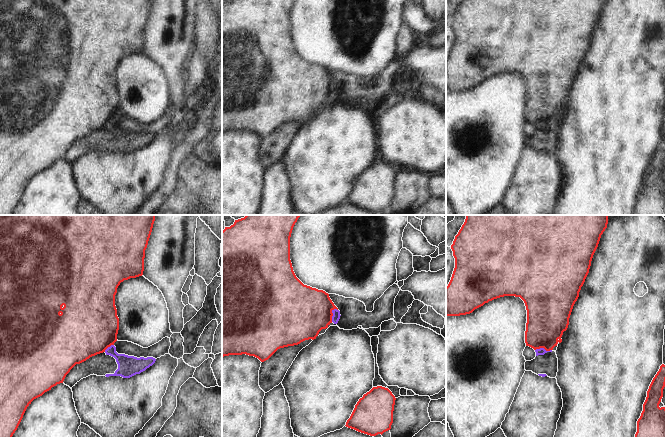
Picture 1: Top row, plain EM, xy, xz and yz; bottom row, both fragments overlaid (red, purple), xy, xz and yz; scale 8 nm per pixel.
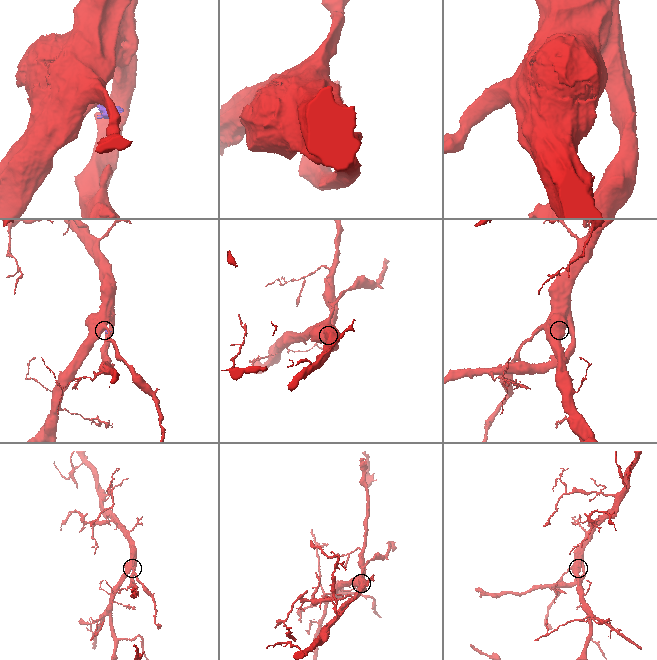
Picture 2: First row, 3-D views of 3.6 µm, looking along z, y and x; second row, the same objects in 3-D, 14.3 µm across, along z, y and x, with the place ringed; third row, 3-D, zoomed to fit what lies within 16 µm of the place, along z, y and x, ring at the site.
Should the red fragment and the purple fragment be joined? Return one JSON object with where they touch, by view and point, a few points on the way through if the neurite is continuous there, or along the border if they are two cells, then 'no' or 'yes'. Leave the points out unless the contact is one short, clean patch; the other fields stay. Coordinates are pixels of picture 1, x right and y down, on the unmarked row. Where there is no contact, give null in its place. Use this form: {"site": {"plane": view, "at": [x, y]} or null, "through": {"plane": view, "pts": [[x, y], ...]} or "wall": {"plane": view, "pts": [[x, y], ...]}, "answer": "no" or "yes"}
{"site": {"plane": "xz", "at": [332, 90]}, "wall": {"plane": "xz", "pts": [[336, 84], [332, 87], [331, 97]]}, "answer": "no"}

